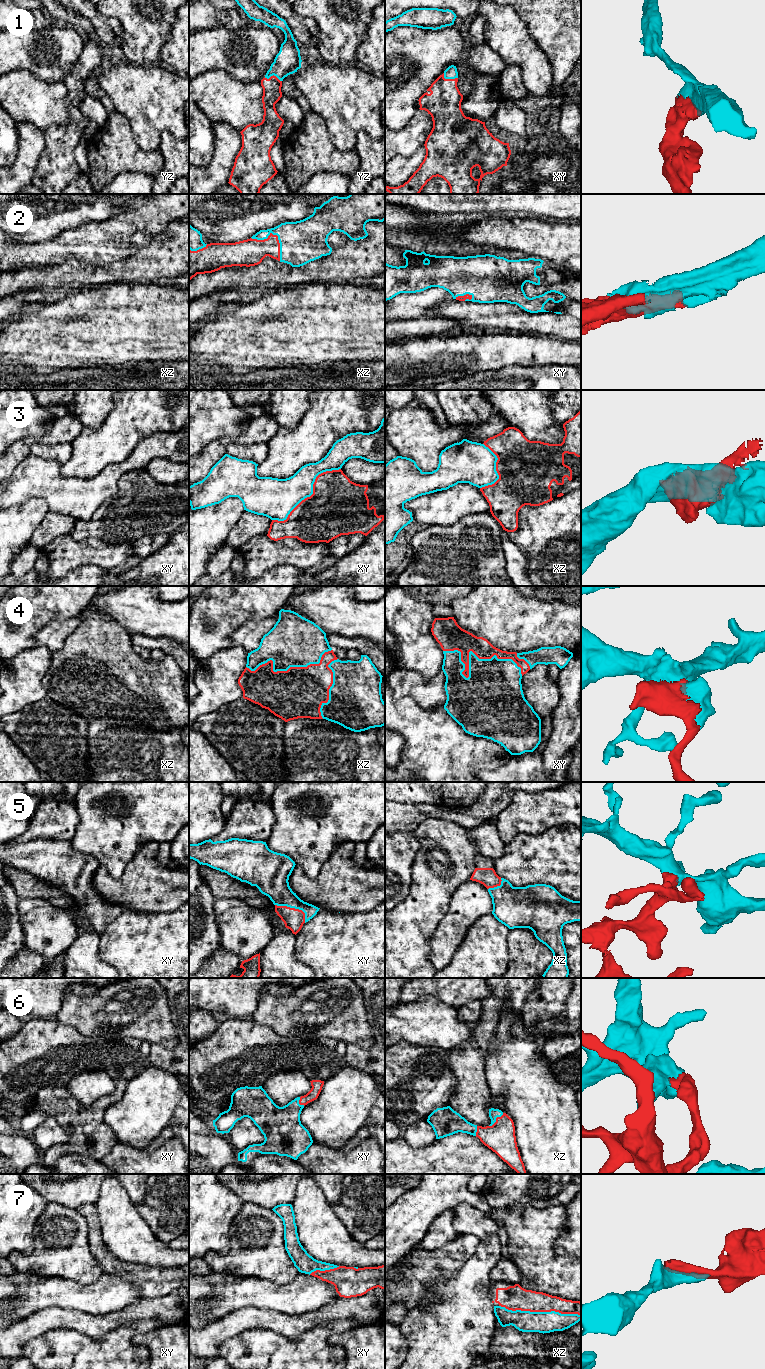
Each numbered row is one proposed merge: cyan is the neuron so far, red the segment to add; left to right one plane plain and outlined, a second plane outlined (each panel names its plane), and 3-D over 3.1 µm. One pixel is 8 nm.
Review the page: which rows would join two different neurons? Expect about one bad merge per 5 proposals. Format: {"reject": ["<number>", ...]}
{"reject": ["3"]}

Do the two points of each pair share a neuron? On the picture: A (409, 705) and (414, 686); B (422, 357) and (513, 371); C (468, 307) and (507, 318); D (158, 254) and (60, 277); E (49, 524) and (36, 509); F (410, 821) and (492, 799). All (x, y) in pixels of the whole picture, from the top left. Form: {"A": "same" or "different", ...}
{"A": "different", "B": "different", "C": "same", "D": "same", "E": "different", "F": "same"}

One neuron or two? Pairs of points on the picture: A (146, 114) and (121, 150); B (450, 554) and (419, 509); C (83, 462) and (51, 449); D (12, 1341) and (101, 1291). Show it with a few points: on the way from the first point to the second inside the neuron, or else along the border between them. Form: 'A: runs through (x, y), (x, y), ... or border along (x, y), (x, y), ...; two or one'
A: border along (120, 114), (127, 120), (134, 141), (147, 152); two
B: border along (453, 523), (427, 526); two
C: border along (72, 442), (72, 455), (62, 464); two
D: border along (45, 1309), (57, 1306), (80, 1310), (92, 1315); two

